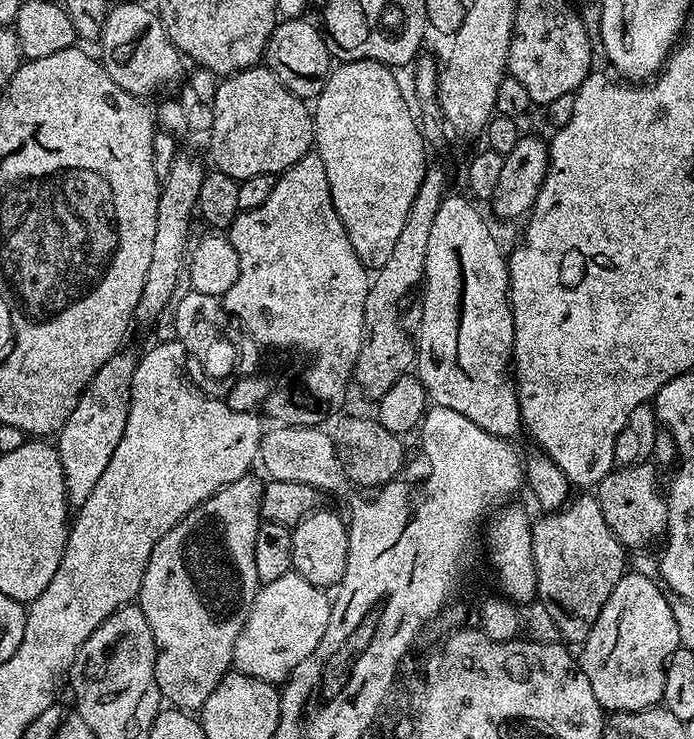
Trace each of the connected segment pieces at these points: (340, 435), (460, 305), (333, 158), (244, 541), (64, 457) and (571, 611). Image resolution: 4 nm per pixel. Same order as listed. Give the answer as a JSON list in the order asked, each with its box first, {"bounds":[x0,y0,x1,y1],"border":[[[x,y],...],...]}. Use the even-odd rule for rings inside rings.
[{"bounds":[330,416,405,490],"border":[[[339,416],[335,417],[336,425],[330,428],[330,435],[349,481],[353,485],[361,484],[364,488],[376,490],[397,479],[401,475],[400,467],[404,464],[405,441],[386,430],[386,426],[382,426],[375,418],[367,420],[364,416]]]},{"bounds":[414,195,522,438],"border":[[[445,195],[443,202],[438,206],[438,214],[434,214],[434,226],[430,230],[430,246],[426,246],[426,266],[424,267],[422,281],[424,309],[420,312],[420,344],[418,340],[418,351],[414,356],[414,372],[415,375],[419,376],[424,389],[428,391],[429,401],[435,407],[458,410],[458,414],[462,414],[462,418],[470,418],[470,422],[474,422],[474,426],[486,430],[492,436],[516,438],[512,436],[521,435],[522,425],[520,423],[520,403],[516,397],[513,381],[510,379],[514,318],[512,317],[512,304],[508,300],[508,261],[506,252],[500,249],[500,244],[496,241],[491,226],[484,221],[483,214],[475,208],[477,205],[467,195],[464,195],[465,197],[452,195]]]},{"bounds":[314,60,430,270],"border":[[[350,60],[333,67],[322,94],[315,97],[314,100],[314,150],[322,158],[322,166],[326,166],[326,182],[330,182],[330,198],[334,202],[334,210],[350,238],[350,246],[354,246],[354,254],[358,254],[364,267],[369,270],[386,266],[386,258],[390,258],[390,253],[394,250],[394,242],[398,239],[398,233],[402,231],[402,225],[406,223],[406,214],[410,214],[410,202],[414,202],[414,194],[418,194],[418,186],[422,186],[424,172],[430,166],[421,125],[416,116],[412,117],[412,112],[408,109],[408,100],[404,97],[404,92],[400,89],[396,76],[397,73],[393,69],[386,64],[379,64],[376,60]]]},{"bounds":[138,474,264,710],"border":[[[256,474],[238,478],[202,502],[182,522],[178,522],[154,546],[146,574],[142,578],[138,603],[154,634],[156,661],[154,674],[161,697],[173,708],[198,710],[210,698],[214,686],[232,668],[234,642],[248,621],[252,603],[262,582],[254,566],[254,542],[262,523],[260,503],[264,493]]]},{"bounds":[58,350,137,510],"border":[[[127,350],[115,352],[96,371],[94,378],[86,386],[78,406],[74,406],[70,418],[66,418],[63,428],[58,433],[58,451],[64,471],[64,494],[73,509],[79,510],[86,502],[86,498],[90,498],[98,478],[102,478],[102,470],[110,466],[110,458],[114,458],[114,450],[118,442],[122,442],[130,410],[132,379],[137,359],[137,353]]]},{"bounds":[532,495,626,646],"border":[[[573,495],[557,512],[543,513],[539,517],[541,520],[532,524],[536,596],[544,603],[553,626],[560,631],[559,639],[569,645],[576,644],[575,646],[583,645],[606,598],[610,598],[610,590],[618,586],[626,571],[626,549],[623,544],[616,541],[615,534],[606,526],[606,518],[602,518],[602,506],[595,495],[580,495],[584,496]]]}]

